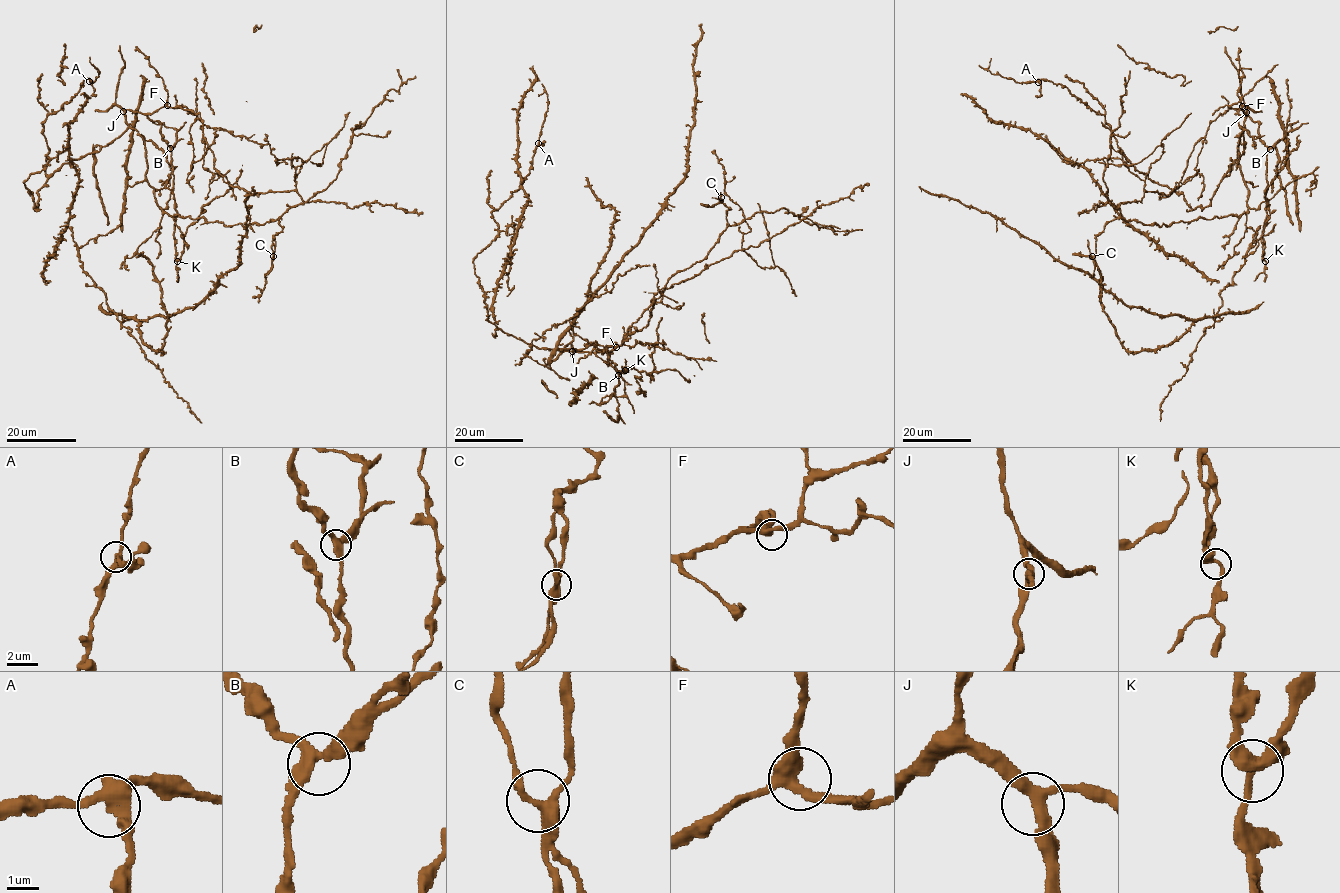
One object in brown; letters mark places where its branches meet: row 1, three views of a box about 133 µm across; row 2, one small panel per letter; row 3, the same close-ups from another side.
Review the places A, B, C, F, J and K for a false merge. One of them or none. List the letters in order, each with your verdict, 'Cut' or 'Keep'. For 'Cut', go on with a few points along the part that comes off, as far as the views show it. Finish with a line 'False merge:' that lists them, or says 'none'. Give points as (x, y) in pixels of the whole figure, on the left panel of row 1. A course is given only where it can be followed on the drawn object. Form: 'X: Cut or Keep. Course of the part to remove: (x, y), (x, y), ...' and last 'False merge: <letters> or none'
A: Keep
B: Keep
C: Cut. Course of the part to remove: (273, 256), (273, 239)
F: Keep
J: Keep
K: Keep
False merge: C

